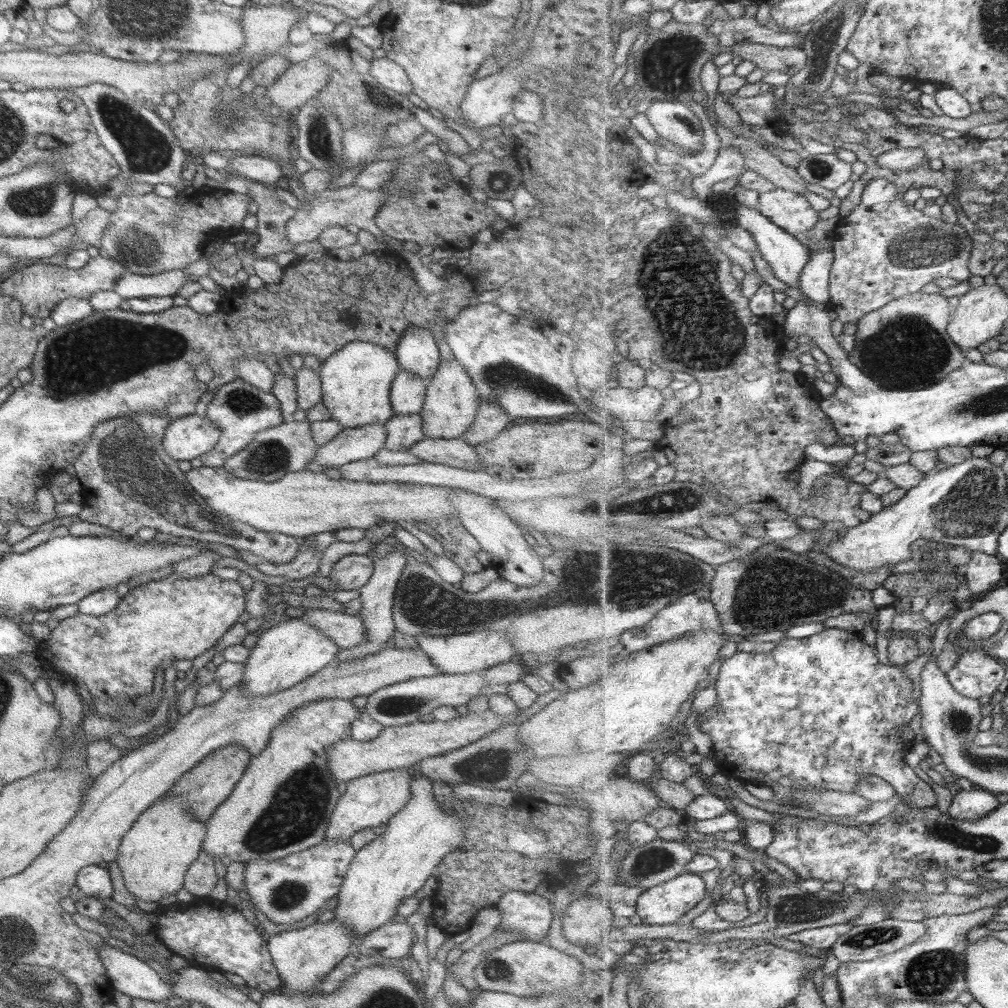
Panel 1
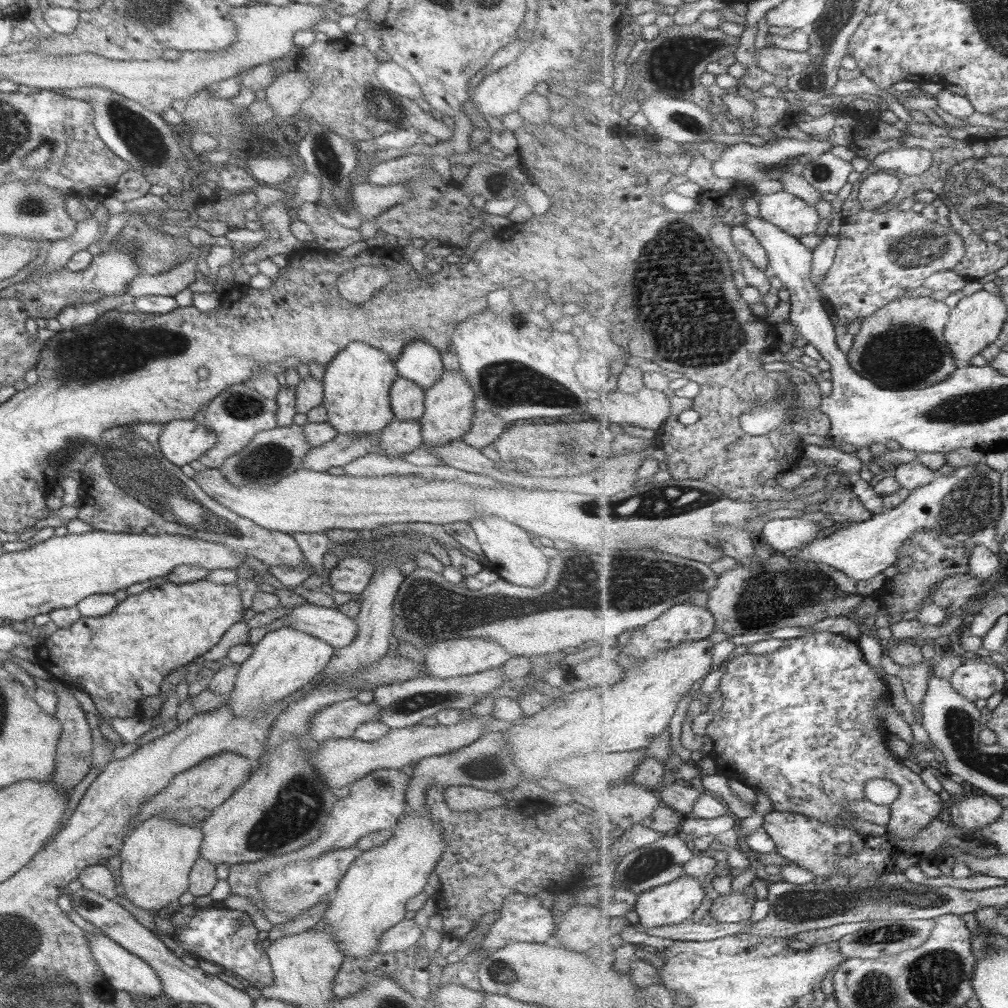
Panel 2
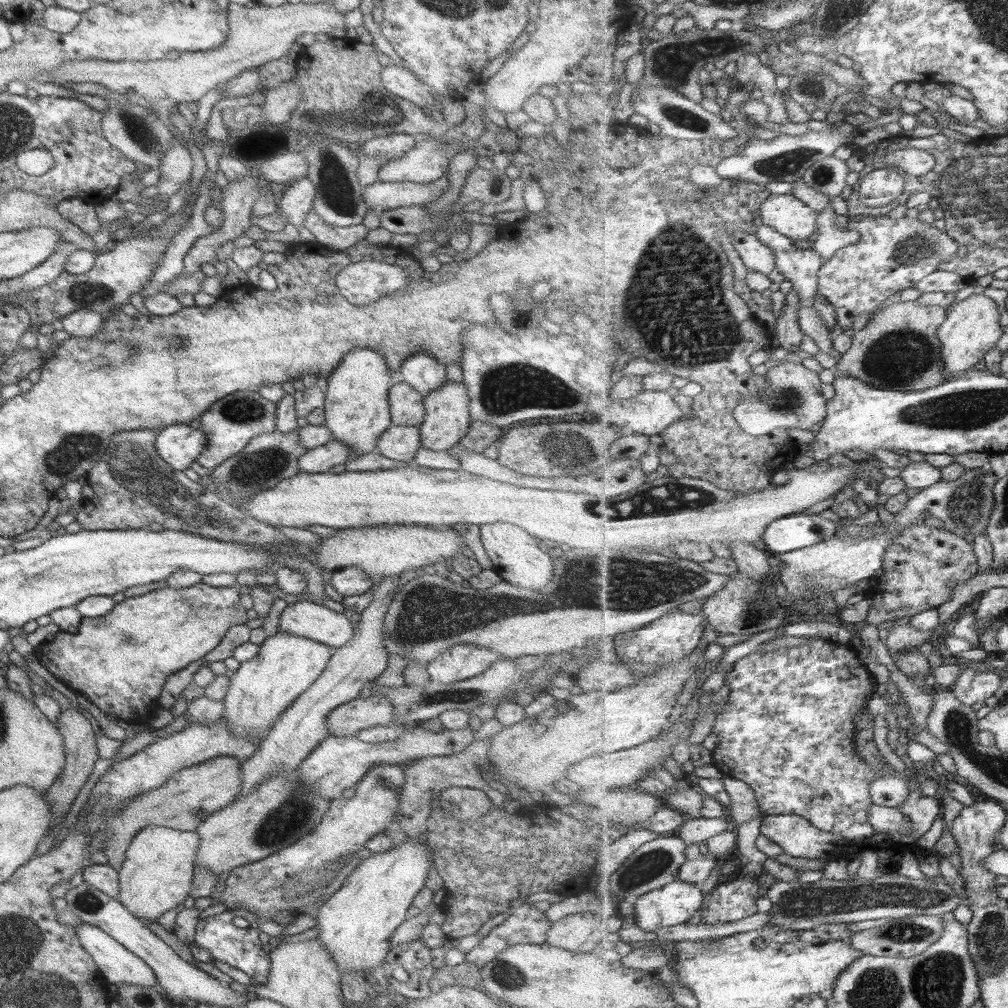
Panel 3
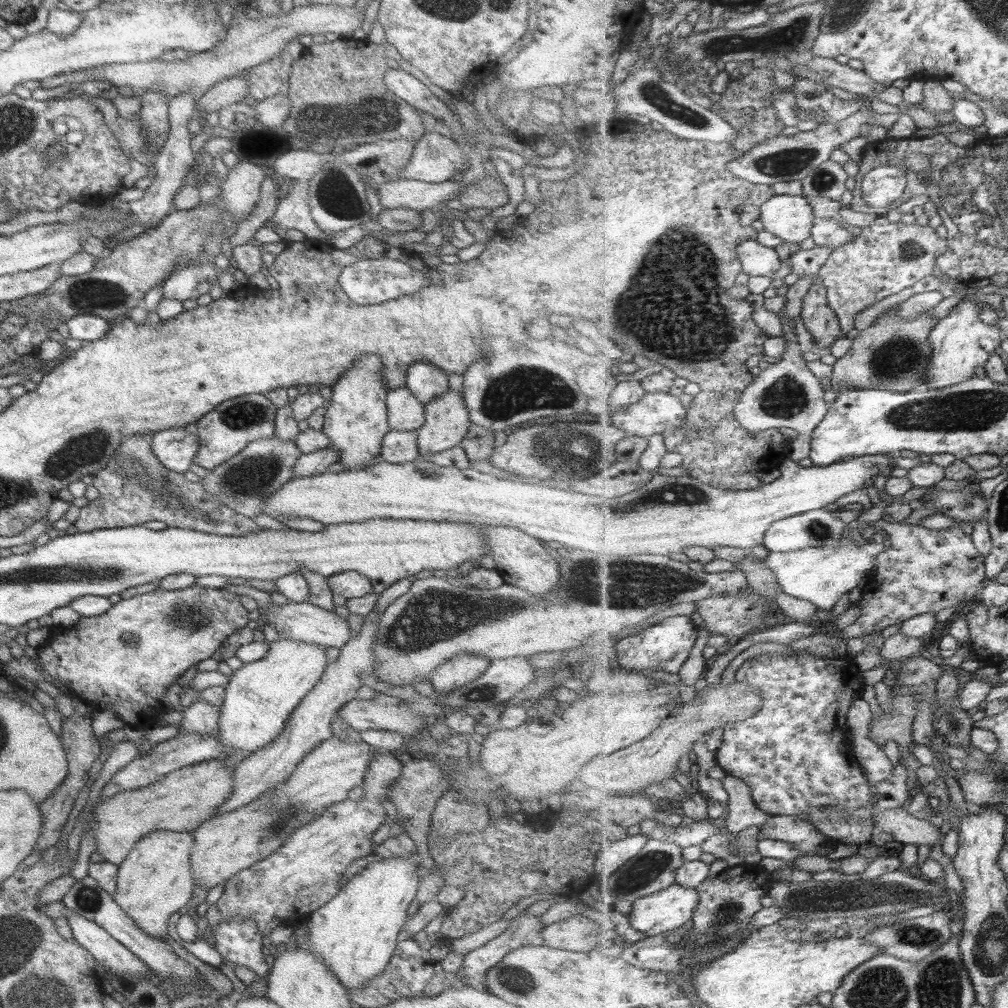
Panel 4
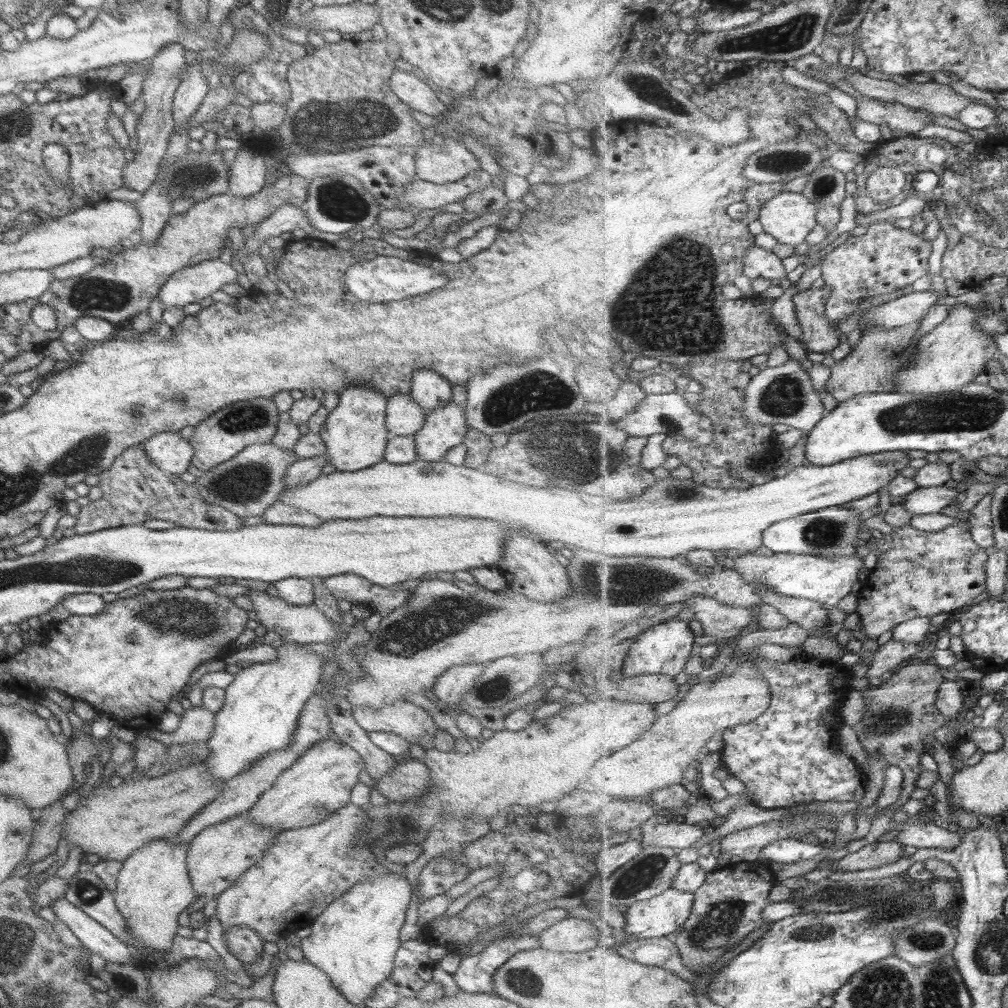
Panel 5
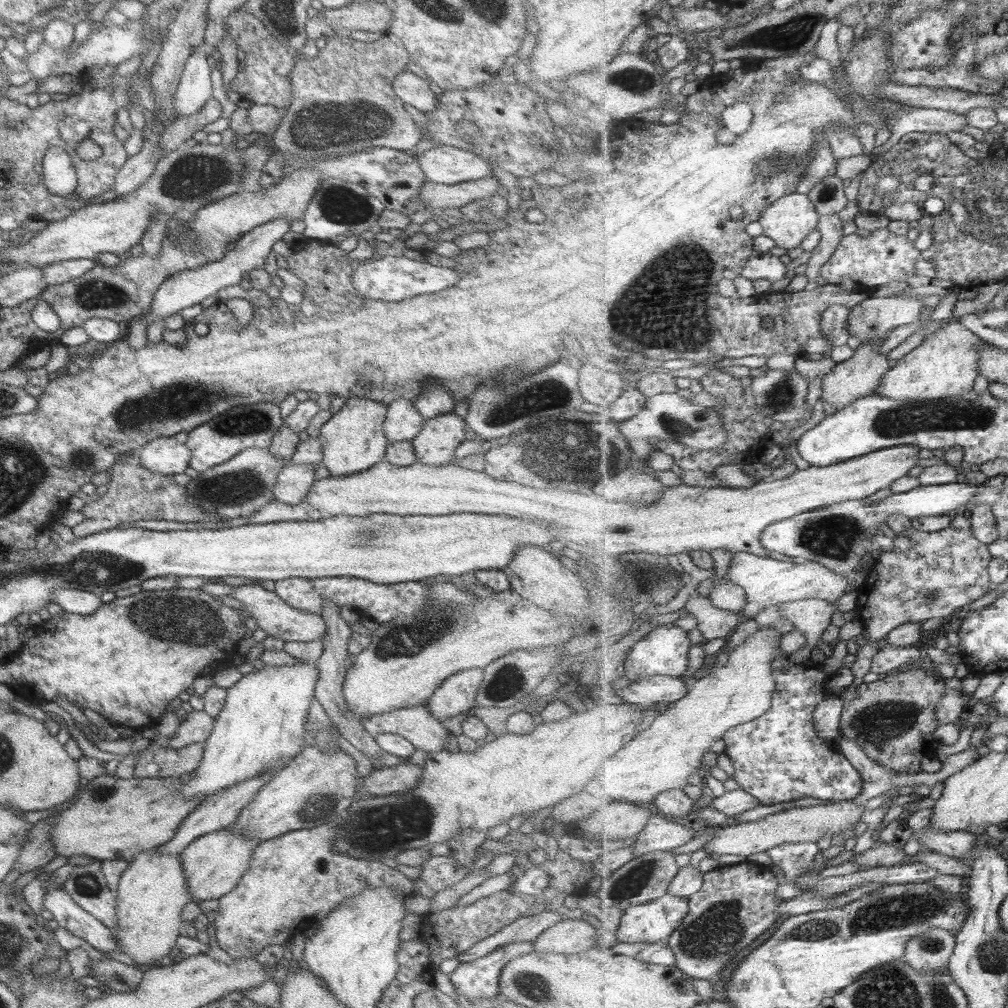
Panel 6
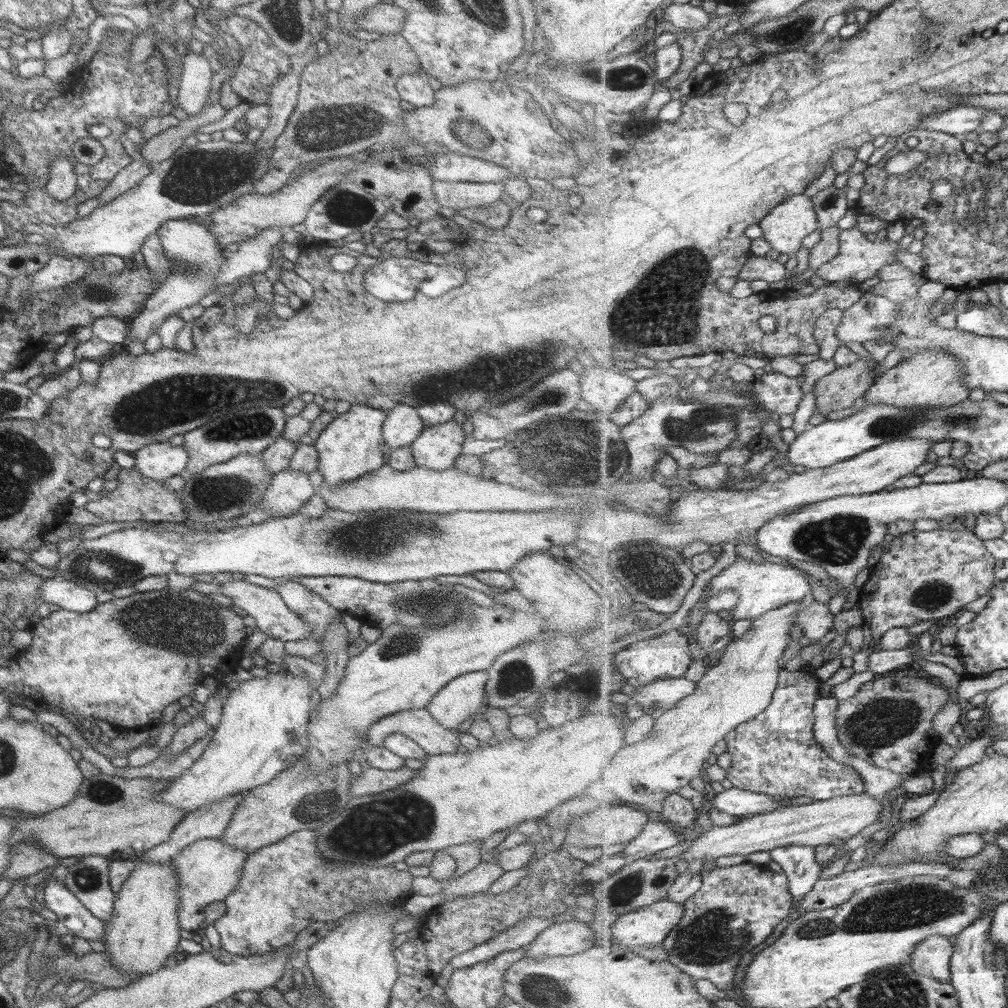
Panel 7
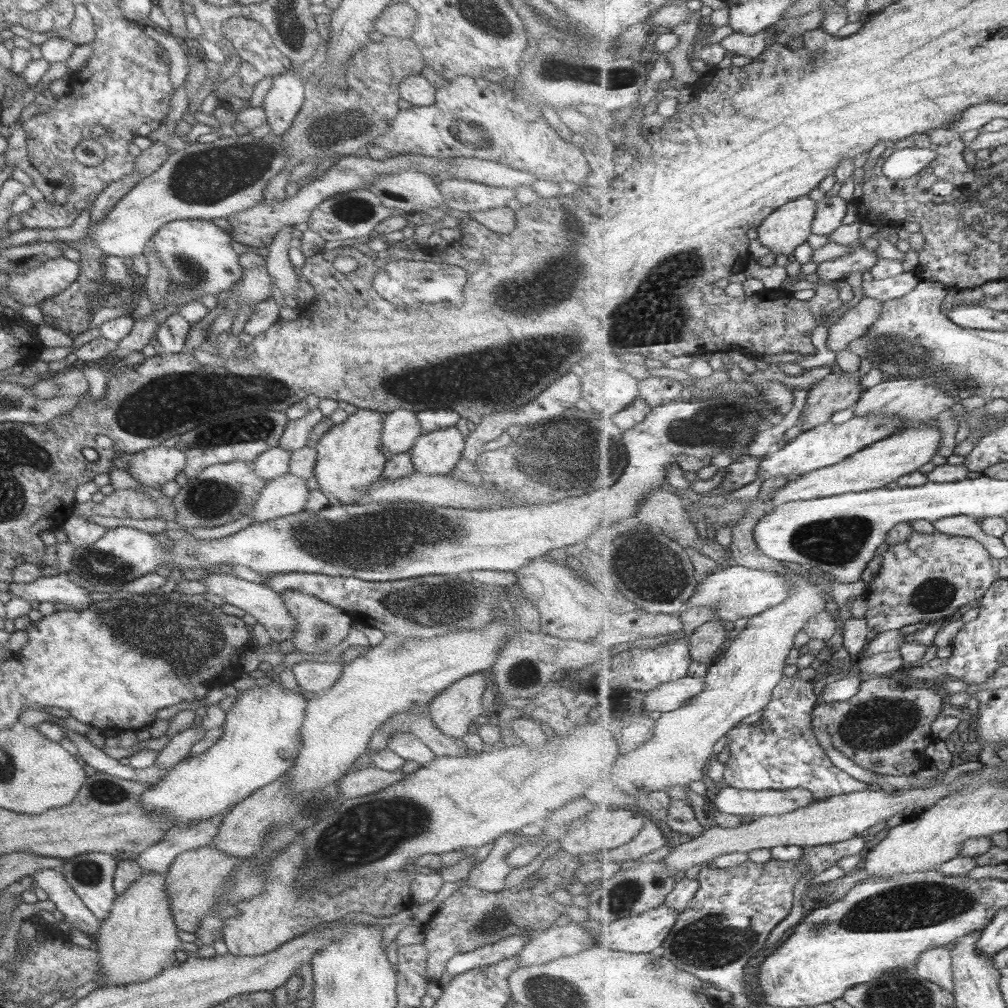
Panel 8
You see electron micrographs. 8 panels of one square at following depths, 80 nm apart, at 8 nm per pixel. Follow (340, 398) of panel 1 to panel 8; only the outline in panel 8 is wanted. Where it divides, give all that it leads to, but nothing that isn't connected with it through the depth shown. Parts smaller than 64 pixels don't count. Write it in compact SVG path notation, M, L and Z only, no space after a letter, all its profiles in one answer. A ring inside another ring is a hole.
M357 409L343 423L335 424L315 443L316 459L312 476L331 506L363 501L363 494L382 474L387 455L381 449L381 413Z

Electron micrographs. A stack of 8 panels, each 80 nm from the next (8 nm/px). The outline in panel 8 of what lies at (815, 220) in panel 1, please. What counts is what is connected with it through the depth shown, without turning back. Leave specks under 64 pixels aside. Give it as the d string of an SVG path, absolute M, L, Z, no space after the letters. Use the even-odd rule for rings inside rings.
M804 196L781 206L763 221L757 238L775 255L792 256L812 235L817 203L816 199Z

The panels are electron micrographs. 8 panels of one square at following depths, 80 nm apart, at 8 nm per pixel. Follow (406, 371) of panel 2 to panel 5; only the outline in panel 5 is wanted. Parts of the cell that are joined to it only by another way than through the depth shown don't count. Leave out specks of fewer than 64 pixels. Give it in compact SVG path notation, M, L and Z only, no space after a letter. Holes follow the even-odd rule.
M417 370L411 375L411 400L427 414L440 406L445 406L451 398L451 385L433 370Z

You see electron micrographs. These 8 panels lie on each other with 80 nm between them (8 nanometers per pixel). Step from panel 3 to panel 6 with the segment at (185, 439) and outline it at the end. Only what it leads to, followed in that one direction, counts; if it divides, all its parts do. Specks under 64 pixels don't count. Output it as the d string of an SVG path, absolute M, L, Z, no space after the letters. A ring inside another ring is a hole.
M173 437L151 439L136 451L136 455L145 470L161 476L183 473L190 459L189 448Z

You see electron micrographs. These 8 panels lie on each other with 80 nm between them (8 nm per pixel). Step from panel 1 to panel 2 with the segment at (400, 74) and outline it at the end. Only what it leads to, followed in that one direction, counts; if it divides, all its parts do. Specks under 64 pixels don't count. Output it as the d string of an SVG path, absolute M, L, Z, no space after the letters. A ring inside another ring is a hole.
M381 61L374 70L375 78L379 84L393 96L417 100L422 98L419 85L410 74L398 64L391 61Z

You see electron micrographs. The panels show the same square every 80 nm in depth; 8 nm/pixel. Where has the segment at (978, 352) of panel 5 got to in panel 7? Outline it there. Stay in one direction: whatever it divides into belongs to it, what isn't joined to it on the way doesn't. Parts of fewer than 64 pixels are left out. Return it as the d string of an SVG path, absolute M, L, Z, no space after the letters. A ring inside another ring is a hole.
M934 347L880 374L865 393L864 400L868 404L892 404L903 408L947 408L969 398L971 390L966 387L964 380L965 371L959 359Z

